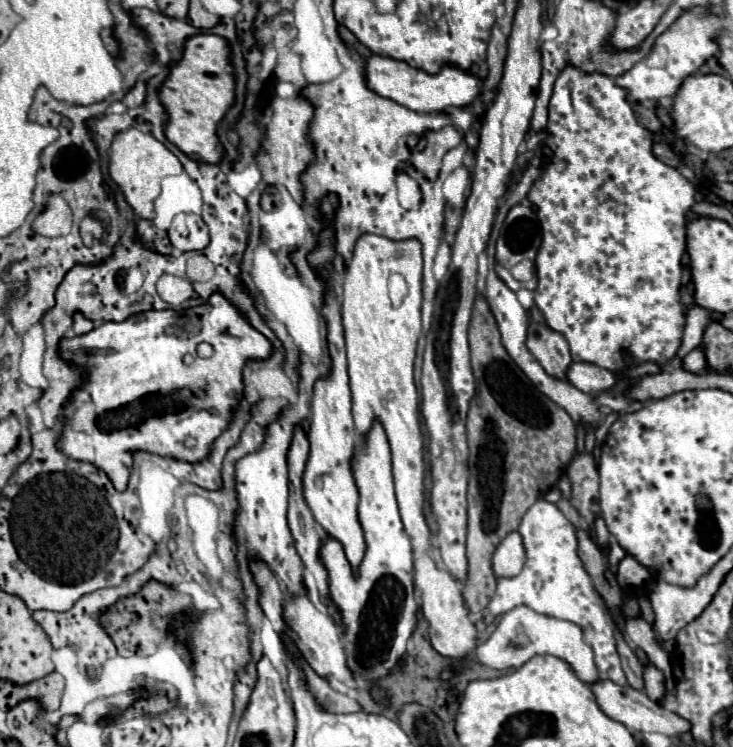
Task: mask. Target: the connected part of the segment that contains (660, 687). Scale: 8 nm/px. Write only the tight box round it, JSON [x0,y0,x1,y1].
[642,663,664,701]

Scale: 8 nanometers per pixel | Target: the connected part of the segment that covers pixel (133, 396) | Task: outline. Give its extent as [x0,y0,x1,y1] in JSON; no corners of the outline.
[60,293,272,491]

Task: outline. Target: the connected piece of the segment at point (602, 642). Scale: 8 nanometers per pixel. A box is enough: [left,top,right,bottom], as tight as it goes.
[482,499,628,685]

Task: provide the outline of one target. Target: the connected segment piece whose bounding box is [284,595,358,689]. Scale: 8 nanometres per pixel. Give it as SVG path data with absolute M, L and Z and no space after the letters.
M300 595L300 597L294 597L290 599L290 603L284 607L284 617L288 621L288 631L290 631L290 637L296 641L300 653L304 655L306 663L324 679L332 677L340 683L344 683L346 687L350 689L356 689L358 683L356 679L352 677L352 671L348 669L348 663L346 663L346 657L344 657L344 645L340 641L340 631L336 627L336 623L332 621L332 617L328 613L322 613L318 611L310 599L306 595Z

